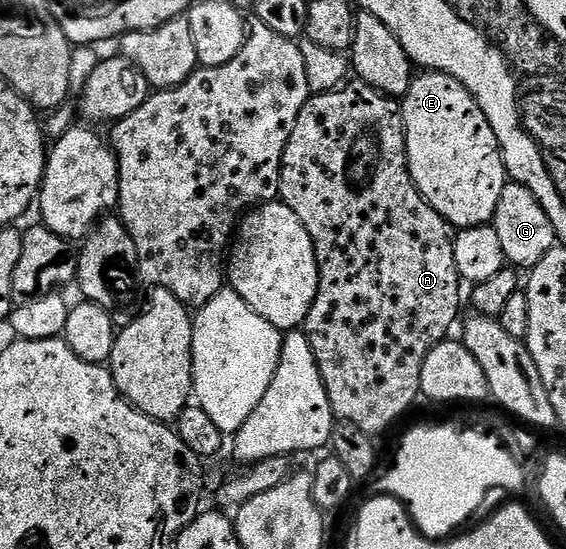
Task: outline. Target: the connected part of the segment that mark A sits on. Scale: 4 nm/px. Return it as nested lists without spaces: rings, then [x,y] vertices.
[[[362,82],[348,83],[346,86],[335,89],[334,92],[320,92],[312,95],[311,99],[305,102],[305,106],[301,110],[301,114],[297,118],[297,126],[293,126],[293,134],[289,134],[289,146],[285,146],[285,154],[283,155],[283,165],[281,166],[281,178],[279,179],[279,196],[282,203],[289,206],[289,210],[293,210],[293,214],[297,214],[297,218],[301,218],[301,222],[305,226],[305,230],[309,230],[309,238],[313,238],[313,246],[315,247],[315,257],[317,258],[317,266],[319,267],[319,289],[317,290],[317,298],[313,302],[313,306],[309,310],[307,320],[301,325],[302,331],[307,333],[309,342],[313,346],[313,354],[317,358],[317,366],[321,370],[321,378],[325,382],[325,390],[329,394],[329,402],[331,410],[335,413],[336,421],[352,424],[361,430],[365,430],[372,438],[379,438],[386,428],[391,428],[411,407],[414,406],[415,400],[420,399],[419,387],[421,386],[421,366],[425,362],[425,358],[430,352],[442,344],[444,340],[452,335],[451,327],[460,319],[459,316],[459,284],[461,285],[461,277],[457,270],[457,258],[453,258],[453,246],[455,245],[455,232],[451,223],[448,222],[441,214],[437,214],[437,210],[433,210],[433,206],[429,206],[429,202],[424,200],[423,195],[415,188],[415,183],[411,181],[411,171],[407,165],[407,135],[403,129],[403,114],[401,104],[398,99],[386,96],[384,92],[379,92],[375,88],[369,87],[368,84]]]

